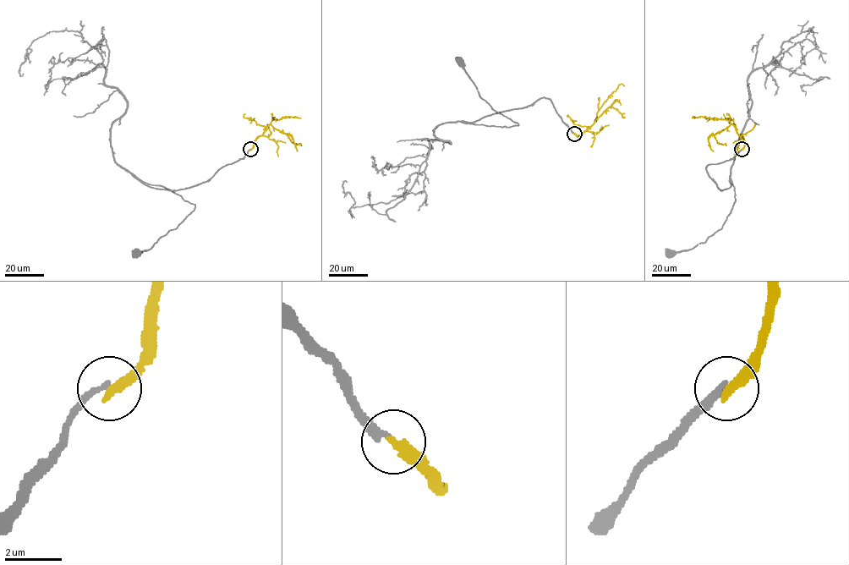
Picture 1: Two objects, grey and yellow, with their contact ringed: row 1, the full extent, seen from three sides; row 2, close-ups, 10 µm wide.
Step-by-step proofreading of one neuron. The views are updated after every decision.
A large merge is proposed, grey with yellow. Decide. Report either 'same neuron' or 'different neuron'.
different neuron

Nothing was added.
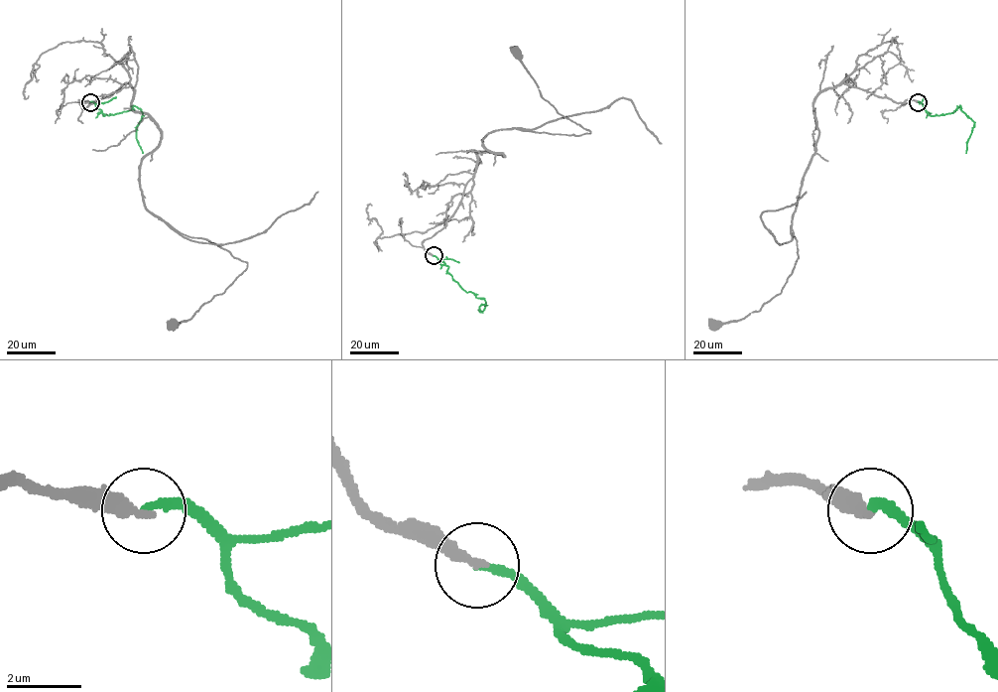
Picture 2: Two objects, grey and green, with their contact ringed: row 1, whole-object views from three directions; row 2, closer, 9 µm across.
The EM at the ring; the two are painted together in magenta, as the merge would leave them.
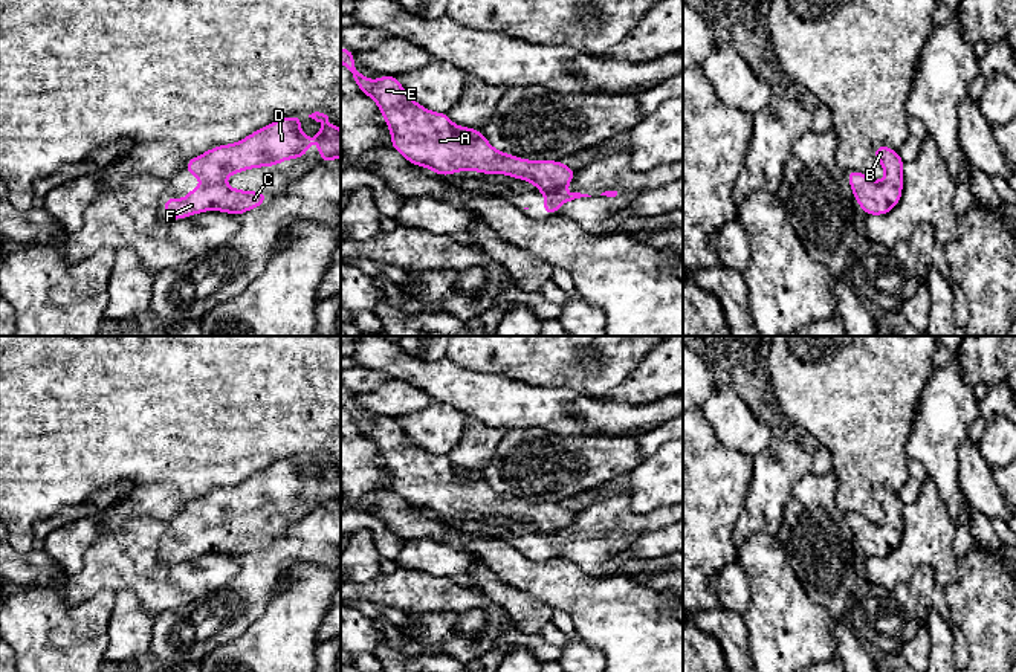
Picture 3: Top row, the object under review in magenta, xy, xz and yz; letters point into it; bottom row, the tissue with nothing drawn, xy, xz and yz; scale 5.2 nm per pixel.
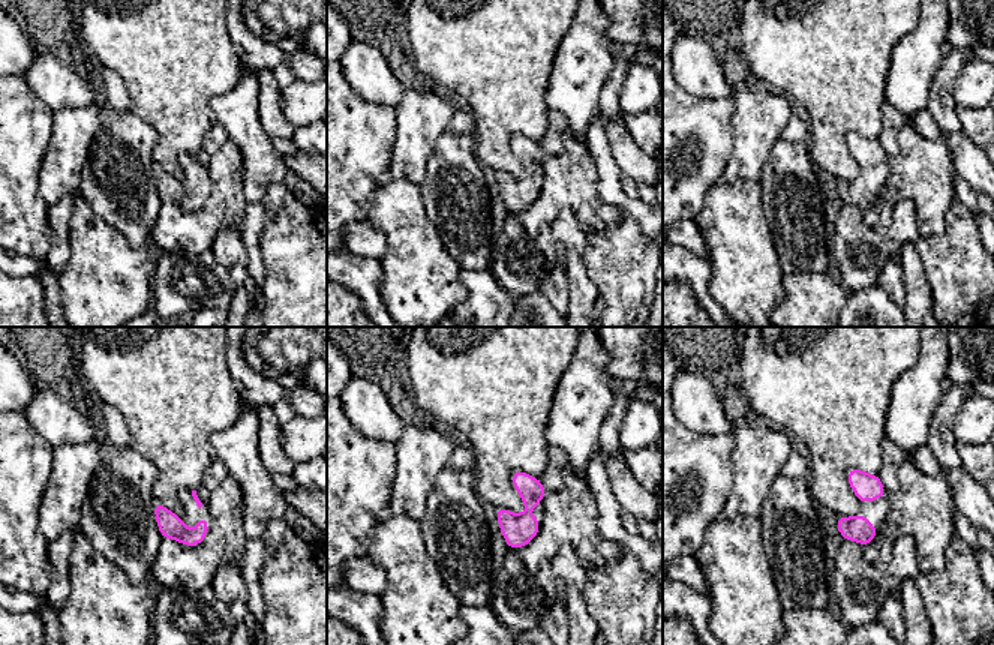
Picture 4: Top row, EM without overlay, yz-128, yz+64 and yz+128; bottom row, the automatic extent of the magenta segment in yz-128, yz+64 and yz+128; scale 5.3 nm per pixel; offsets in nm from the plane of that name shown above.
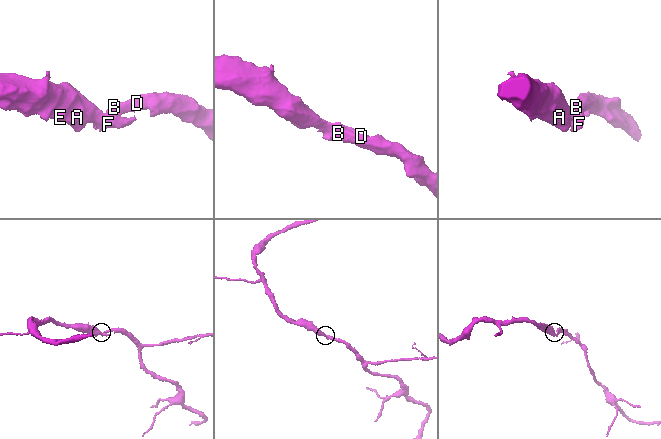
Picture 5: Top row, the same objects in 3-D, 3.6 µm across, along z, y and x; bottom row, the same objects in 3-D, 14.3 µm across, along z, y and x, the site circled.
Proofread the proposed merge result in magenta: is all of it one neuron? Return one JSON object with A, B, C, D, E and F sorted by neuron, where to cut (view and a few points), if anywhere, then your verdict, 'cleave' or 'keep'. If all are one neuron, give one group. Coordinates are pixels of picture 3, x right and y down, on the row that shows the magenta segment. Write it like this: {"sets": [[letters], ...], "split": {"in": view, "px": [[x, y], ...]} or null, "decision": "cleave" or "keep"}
{"sets": [["A", "B", "C", "D", "E", "F"]], "split": null, "decision": "keep"}

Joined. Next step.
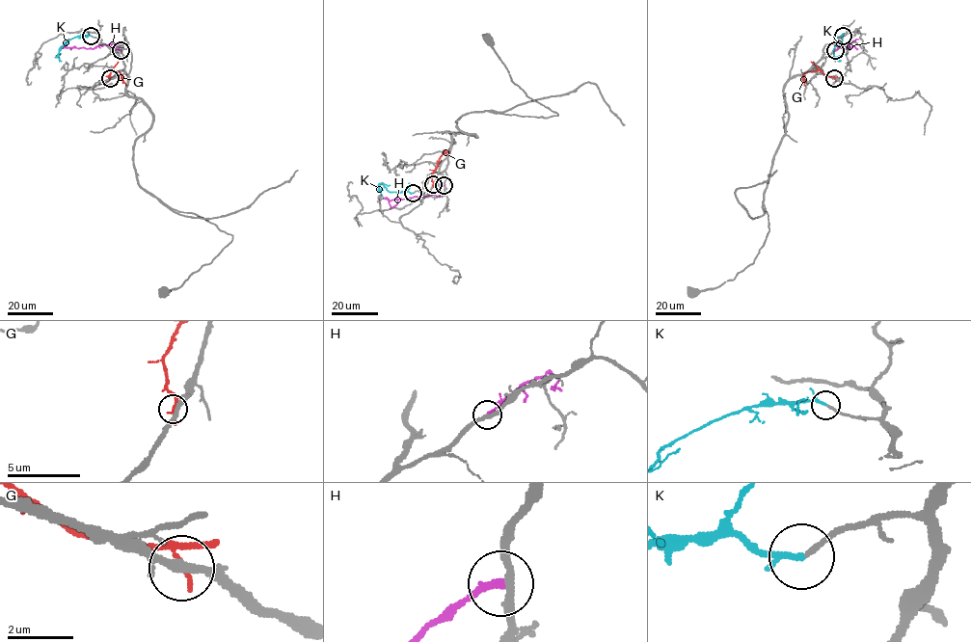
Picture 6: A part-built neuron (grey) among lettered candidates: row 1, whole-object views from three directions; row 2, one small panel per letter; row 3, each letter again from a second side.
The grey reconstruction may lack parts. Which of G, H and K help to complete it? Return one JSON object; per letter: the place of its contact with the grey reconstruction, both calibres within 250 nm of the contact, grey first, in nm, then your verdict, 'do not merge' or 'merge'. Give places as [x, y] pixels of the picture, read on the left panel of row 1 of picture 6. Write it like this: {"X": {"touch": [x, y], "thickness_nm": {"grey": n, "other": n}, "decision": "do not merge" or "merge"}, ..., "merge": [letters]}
{"G": {"touch": [110, 78], "thickness_nm": {"grey": 280, "other": 150}, "decision": "do not merge"}, "H": {"touch": [121, 50], "thickness_nm": {"grey": 240, "other": 220}, "decision": "do not merge"}, "K": {"touch": [91, 36], "thickness_nm": {"grey": 160, "other": 120}, "decision": "merge"}, "merge": ["K"]}

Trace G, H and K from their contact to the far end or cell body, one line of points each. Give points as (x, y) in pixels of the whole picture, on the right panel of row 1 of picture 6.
G: (834, 79), (820, 70), (807, 71), (803, 73), (804, 86)
H: (835, 50), (845, 44), (847, 48), (850, 47), (850, 43), (858, 39)
K: (843, 35), (842, 40), (834, 47), (834, 56), (847, 53)

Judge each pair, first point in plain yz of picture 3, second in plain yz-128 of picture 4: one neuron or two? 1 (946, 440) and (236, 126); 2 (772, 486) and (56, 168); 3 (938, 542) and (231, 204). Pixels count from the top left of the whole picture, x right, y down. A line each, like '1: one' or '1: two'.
1: one
2: one
3: one

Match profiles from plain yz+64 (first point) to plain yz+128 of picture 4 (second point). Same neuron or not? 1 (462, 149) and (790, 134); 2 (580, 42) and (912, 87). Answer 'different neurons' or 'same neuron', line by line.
1: different neurons
2: same neuron

